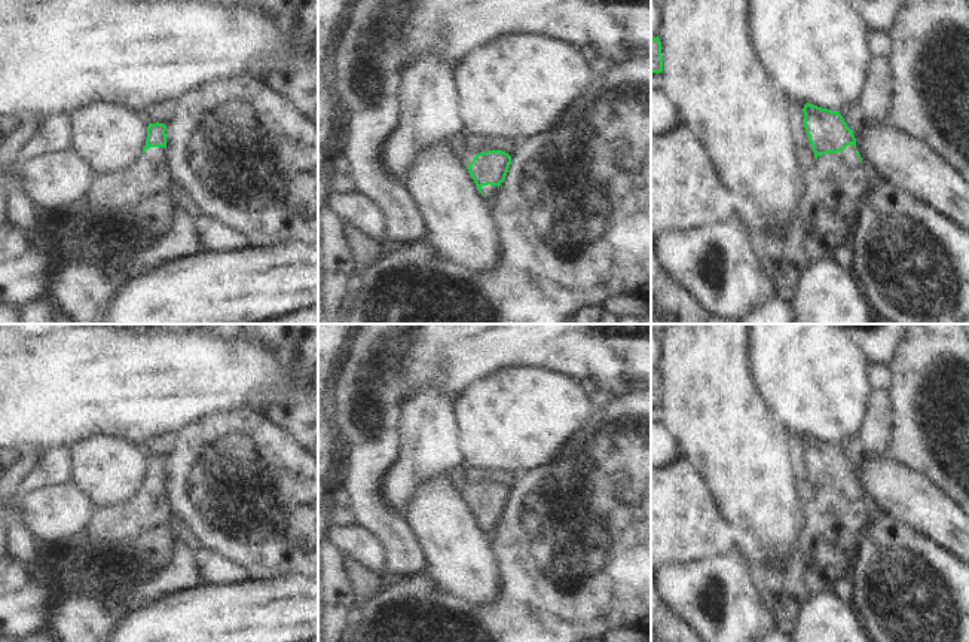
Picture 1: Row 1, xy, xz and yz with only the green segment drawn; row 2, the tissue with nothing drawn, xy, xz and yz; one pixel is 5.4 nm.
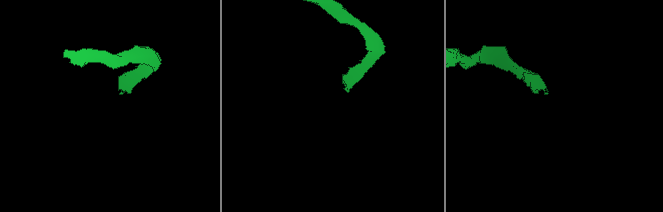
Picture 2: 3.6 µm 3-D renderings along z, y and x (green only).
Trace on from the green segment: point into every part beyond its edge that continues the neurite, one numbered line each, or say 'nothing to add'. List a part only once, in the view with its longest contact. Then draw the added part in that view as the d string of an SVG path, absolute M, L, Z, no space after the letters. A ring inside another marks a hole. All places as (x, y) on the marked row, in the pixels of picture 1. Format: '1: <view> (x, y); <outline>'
1: yz (827, 216); M852 144L838 153L817 156L813 166L803 169L801 178L803 198L777 229L758 232L749 226L745 217L737 218L752 253L774 282L777 294L788 302L794 300L797 285L808 266L835 260L838 247L850 242L859 223L862 199L874 187L874 181L868 178L868 169Z

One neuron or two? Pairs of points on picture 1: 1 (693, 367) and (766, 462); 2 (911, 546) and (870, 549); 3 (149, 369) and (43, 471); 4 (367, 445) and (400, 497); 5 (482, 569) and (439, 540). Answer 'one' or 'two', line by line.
1: one
2: one
3: two
4: two
5: one

